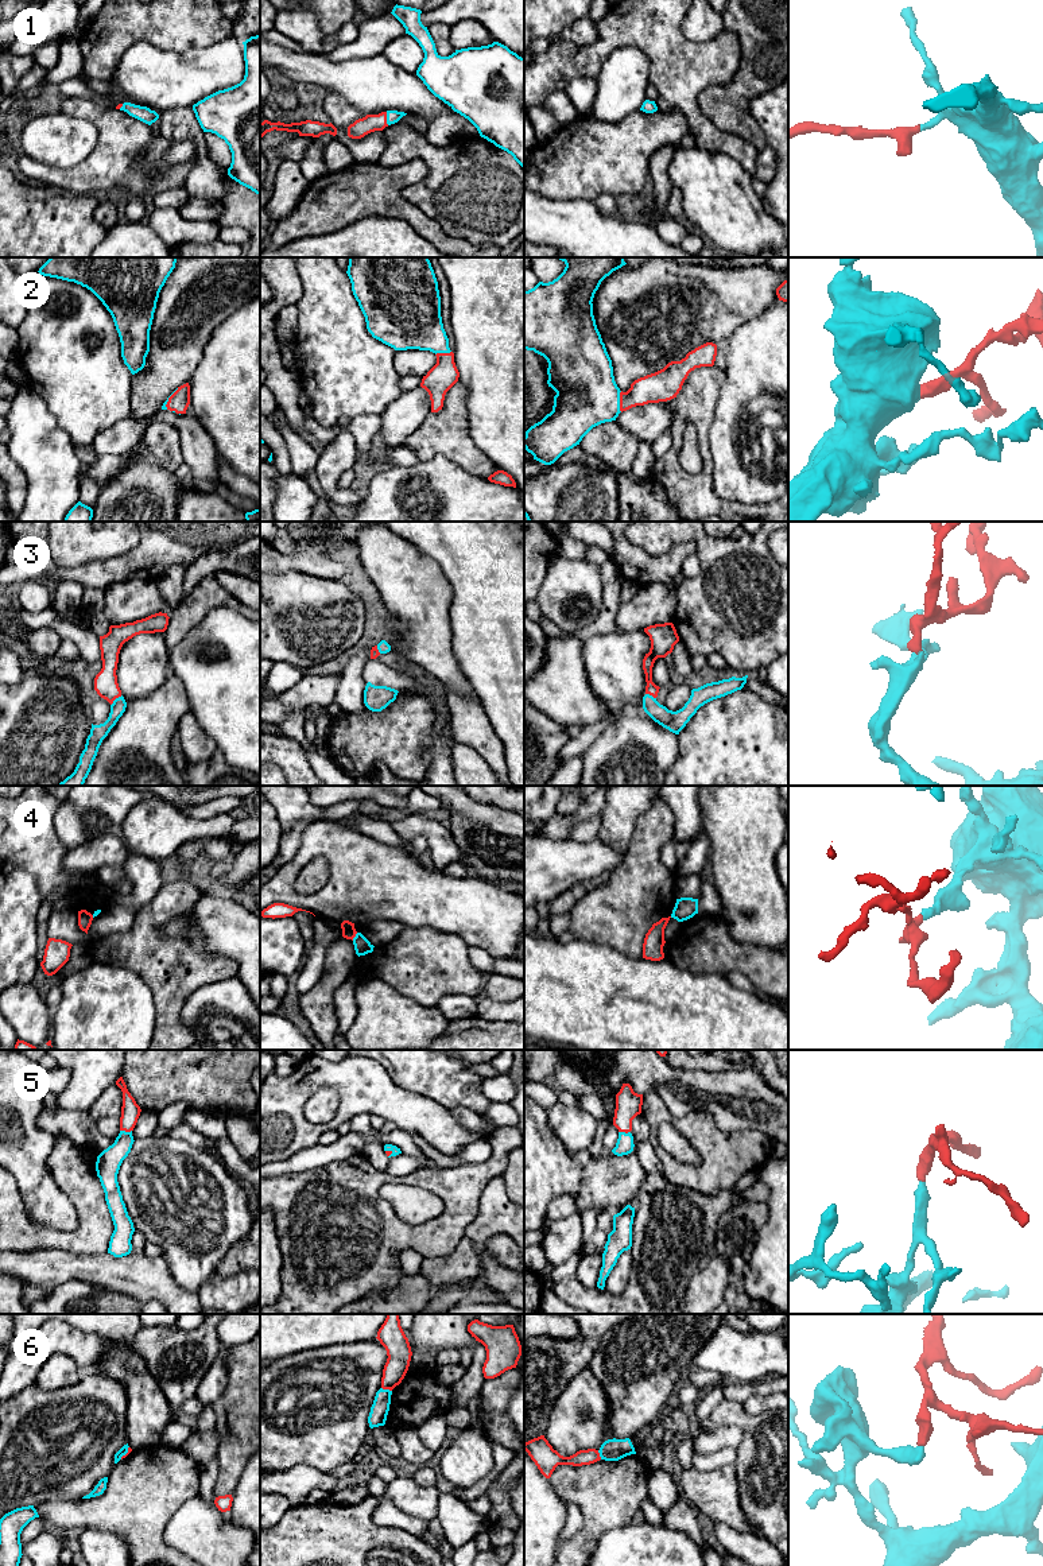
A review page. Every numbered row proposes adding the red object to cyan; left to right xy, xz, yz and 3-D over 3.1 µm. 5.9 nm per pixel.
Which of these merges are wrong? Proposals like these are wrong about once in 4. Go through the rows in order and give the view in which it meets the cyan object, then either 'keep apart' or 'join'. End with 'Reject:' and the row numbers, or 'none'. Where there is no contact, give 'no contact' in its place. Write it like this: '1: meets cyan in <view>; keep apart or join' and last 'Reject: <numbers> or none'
1: meets cyan in xz; join
2: meets cyan in yz; join
3: meets cyan in xy; join
4: meets cyan in xz; keep apart
5: meets cyan in xy; join
6: meets cyan in xz; keep apart
Reject: 4, 6

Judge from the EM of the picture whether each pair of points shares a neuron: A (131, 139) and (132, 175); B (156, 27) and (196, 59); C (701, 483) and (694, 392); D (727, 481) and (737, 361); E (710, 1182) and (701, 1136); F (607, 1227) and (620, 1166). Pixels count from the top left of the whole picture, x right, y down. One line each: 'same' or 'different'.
A: same
B: different
C: same
D: same
E: same
F: different

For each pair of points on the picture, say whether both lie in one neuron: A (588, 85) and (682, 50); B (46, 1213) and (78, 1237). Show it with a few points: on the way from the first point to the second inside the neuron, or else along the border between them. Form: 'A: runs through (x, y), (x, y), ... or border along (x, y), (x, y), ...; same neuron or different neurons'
A: border along (593, 77), (576, 77), (565, 89); different neurons
B: border along (74, 1201), (77, 1225), (72, 1231), (38, 1223); different neurons

